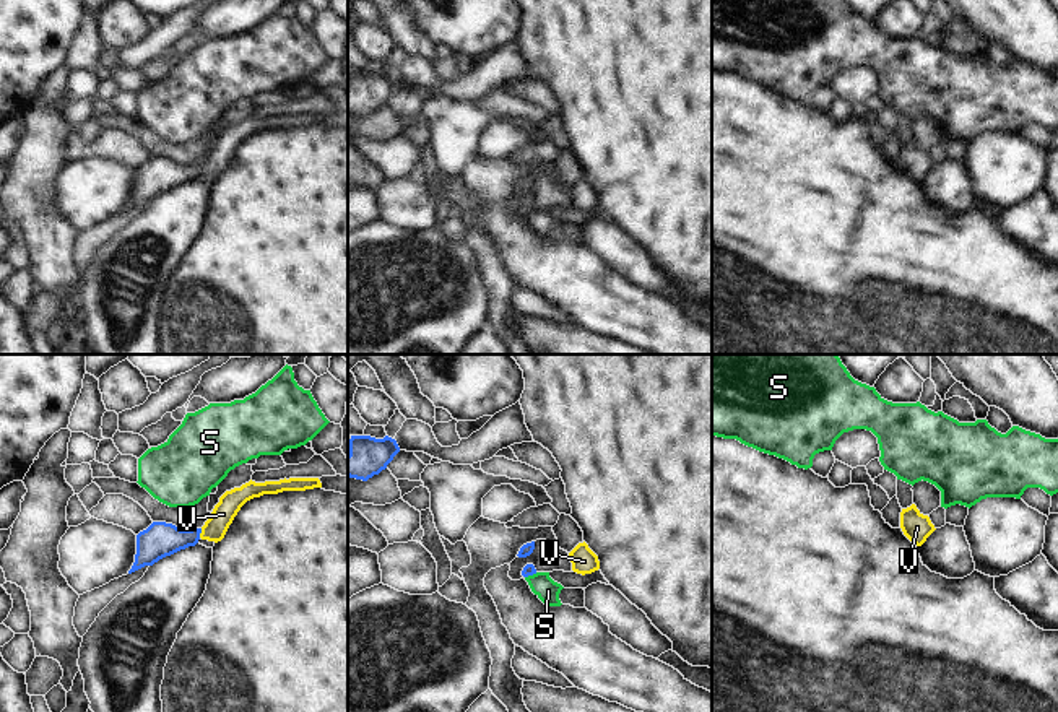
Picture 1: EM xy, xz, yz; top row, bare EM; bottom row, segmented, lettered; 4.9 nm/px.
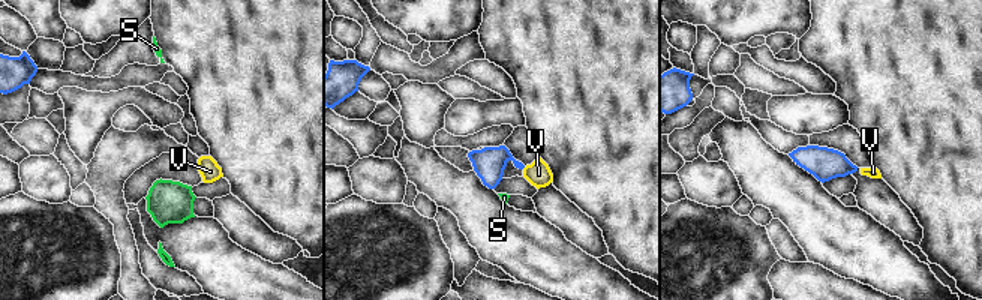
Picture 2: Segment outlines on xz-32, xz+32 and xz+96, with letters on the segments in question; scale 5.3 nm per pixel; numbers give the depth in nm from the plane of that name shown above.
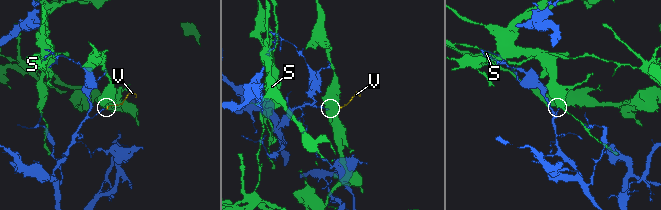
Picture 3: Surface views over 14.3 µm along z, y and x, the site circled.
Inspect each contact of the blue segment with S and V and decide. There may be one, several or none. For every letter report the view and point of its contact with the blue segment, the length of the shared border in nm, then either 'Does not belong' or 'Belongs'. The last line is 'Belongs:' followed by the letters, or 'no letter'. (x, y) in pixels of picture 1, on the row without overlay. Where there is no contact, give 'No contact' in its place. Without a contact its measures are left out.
S: Touches blue at xz (530, 210). Shared border 70 nm. Does not belong
V: Touches blue at xy (200, 168). Shared border 50 nm. Belongs
Belongs: V.

